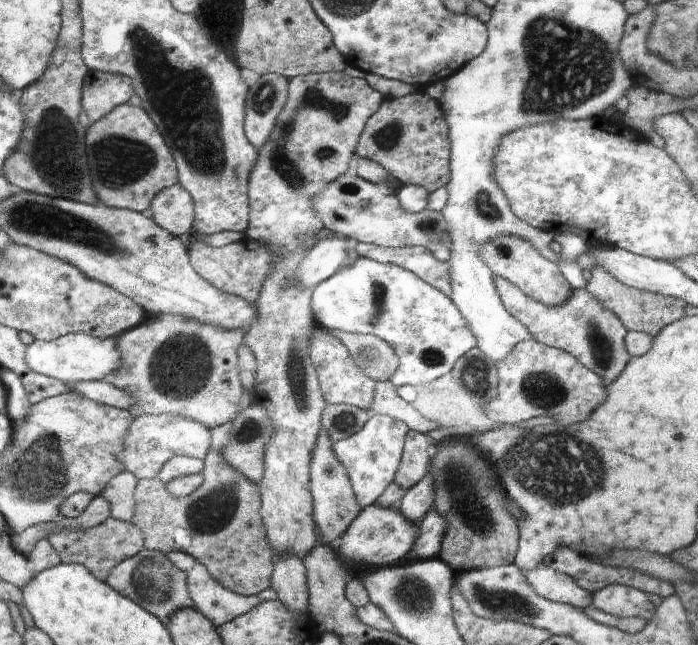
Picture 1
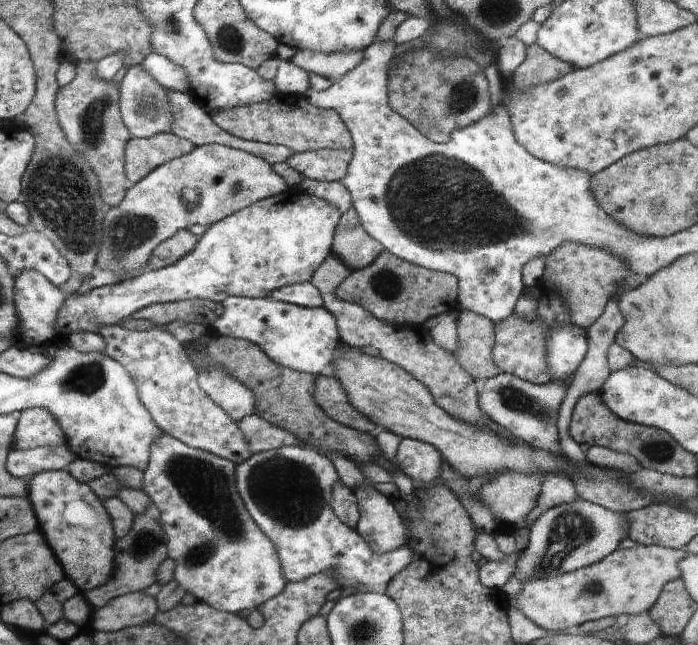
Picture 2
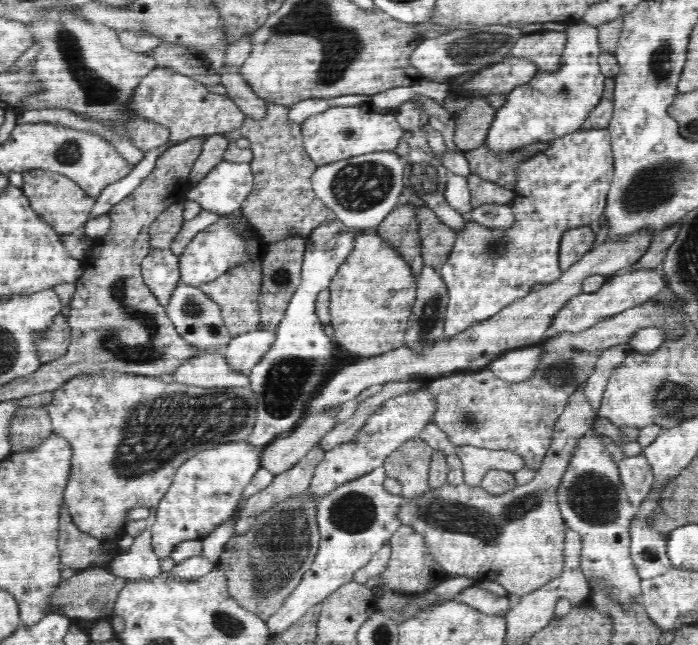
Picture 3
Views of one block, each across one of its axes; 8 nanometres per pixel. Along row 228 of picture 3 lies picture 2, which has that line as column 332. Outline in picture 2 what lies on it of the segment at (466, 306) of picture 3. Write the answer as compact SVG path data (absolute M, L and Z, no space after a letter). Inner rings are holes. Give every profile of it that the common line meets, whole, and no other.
M283 446L252 453L244 462L236 465L235 481L238 494L252 520L277 548L287 581L299 581L317 572L331 570L339 578L341 587L355 586L358 591L383 591L387 583L414 560L415 552L410 545L386 554L372 554L357 530L340 522L332 511L332 488L340 481L336 467L330 457L310 446Z

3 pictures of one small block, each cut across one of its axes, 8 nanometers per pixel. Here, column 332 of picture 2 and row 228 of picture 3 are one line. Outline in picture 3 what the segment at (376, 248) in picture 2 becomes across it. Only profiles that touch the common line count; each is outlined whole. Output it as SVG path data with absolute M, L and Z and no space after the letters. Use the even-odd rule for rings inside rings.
M251 225L243 230L243 239L245 240L245 252L249 254L247 263L244 261L237 264L216 280L199 287L213 302L220 306L225 328L233 337L250 332L260 324L258 296L260 296L262 286L262 260L269 245Z

